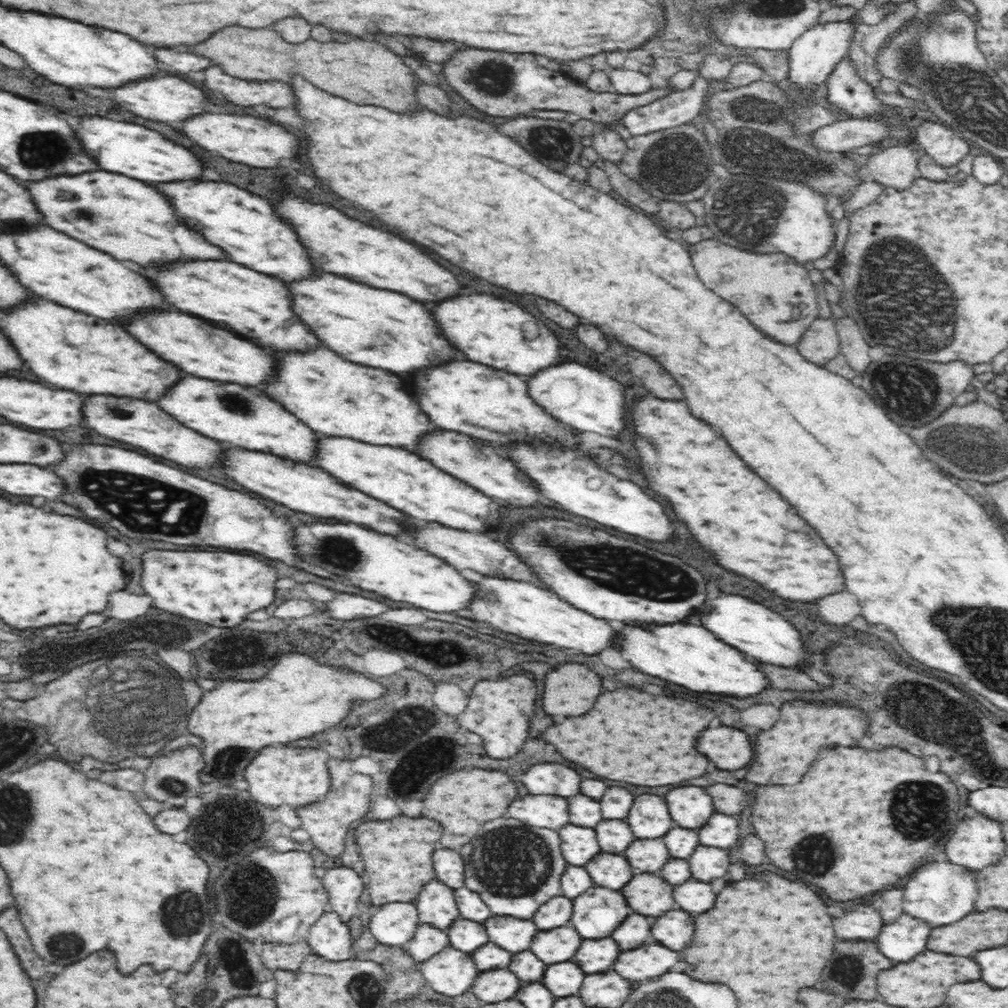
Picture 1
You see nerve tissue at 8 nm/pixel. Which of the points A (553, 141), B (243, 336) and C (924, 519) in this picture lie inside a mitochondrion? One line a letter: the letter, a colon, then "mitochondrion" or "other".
A: mitochondrion
B: other
C: other

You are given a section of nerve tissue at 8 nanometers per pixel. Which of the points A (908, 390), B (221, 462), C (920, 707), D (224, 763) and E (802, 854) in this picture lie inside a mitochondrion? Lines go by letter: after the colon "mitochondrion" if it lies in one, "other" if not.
A: mitochondrion
B: other
C: mitochondrion
D: mitochondrion
E: mitochondrion

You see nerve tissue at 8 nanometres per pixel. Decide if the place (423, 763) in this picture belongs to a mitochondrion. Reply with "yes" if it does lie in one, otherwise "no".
yes

